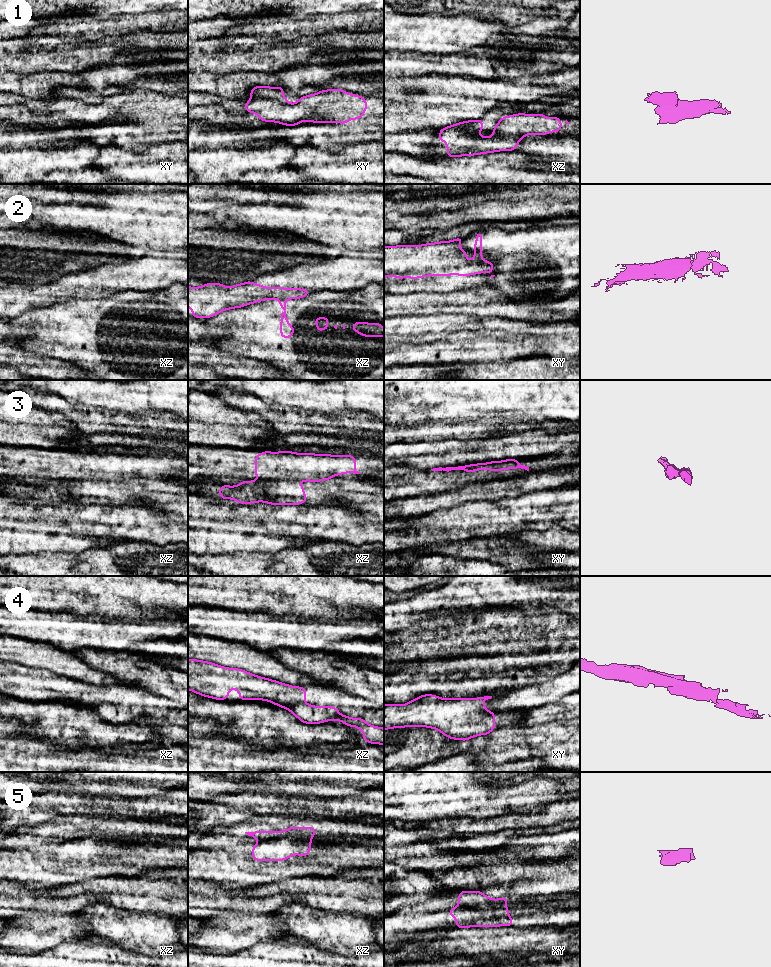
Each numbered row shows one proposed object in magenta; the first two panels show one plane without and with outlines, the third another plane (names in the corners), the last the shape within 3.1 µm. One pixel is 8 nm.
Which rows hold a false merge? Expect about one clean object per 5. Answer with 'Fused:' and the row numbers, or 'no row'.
Fused: 1, 2, 3, 5

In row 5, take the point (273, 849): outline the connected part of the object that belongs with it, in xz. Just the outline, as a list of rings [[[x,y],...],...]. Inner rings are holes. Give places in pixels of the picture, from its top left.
[[[291,838],[262,840],[252,848],[252,859],[256,861],[283,861],[292,855],[307,856],[311,843]]]

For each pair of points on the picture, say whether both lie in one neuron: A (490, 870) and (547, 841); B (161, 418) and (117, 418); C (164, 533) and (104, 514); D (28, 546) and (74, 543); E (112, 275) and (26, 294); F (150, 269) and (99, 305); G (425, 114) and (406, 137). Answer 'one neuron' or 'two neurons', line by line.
A: two neurons
B: one neuron
C: one neuron
D: one neuron
E: one neuron
F: two neurons
G: two neurons

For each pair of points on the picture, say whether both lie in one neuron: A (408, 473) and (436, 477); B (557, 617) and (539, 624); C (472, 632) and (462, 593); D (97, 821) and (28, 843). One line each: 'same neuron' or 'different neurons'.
A: same neuron
B: same neuron
C: different neurons
D: same neuron

